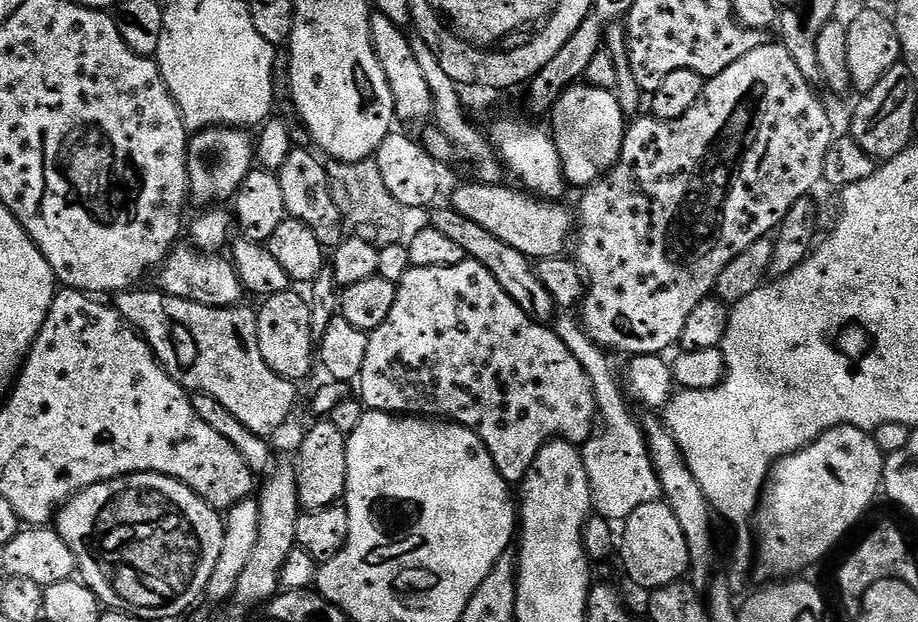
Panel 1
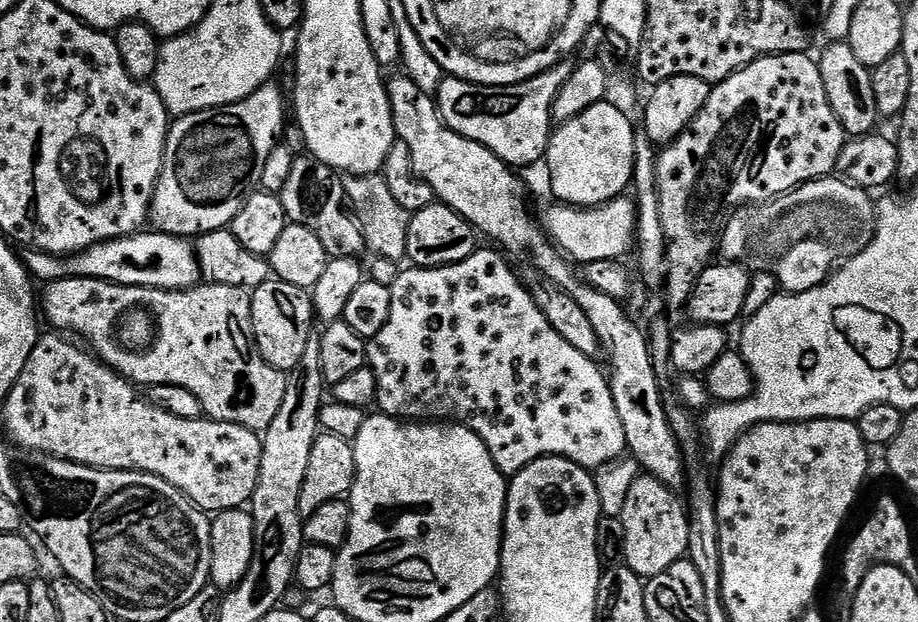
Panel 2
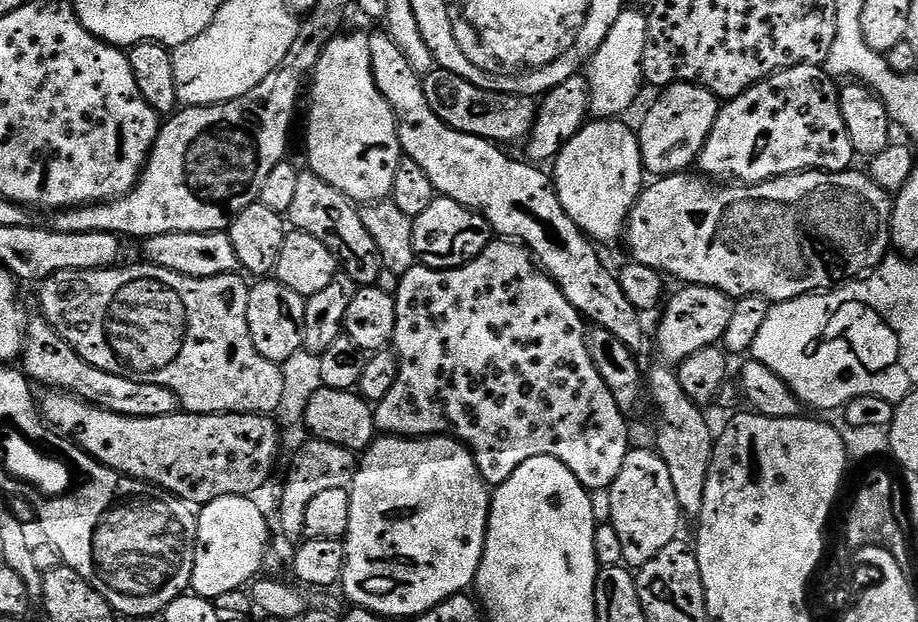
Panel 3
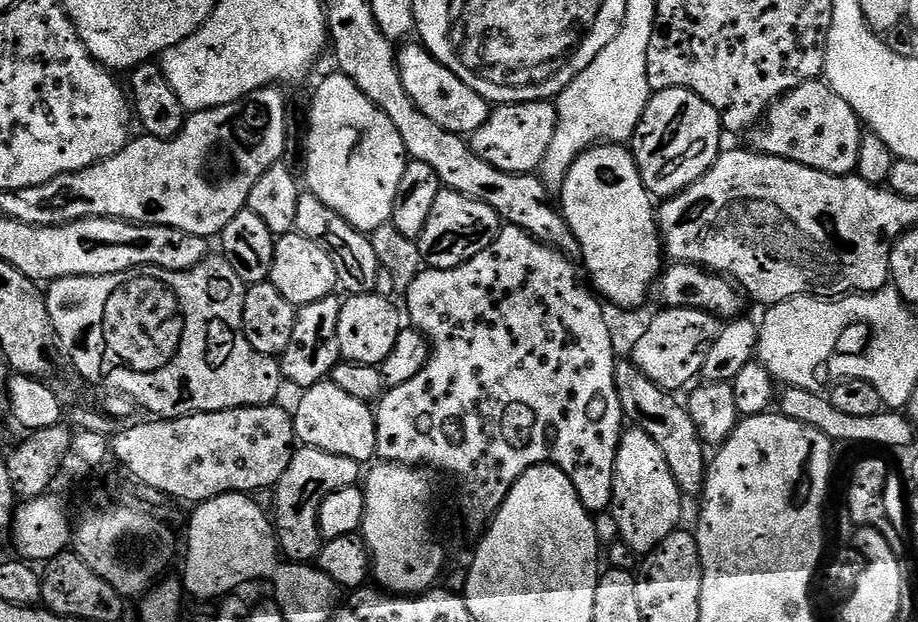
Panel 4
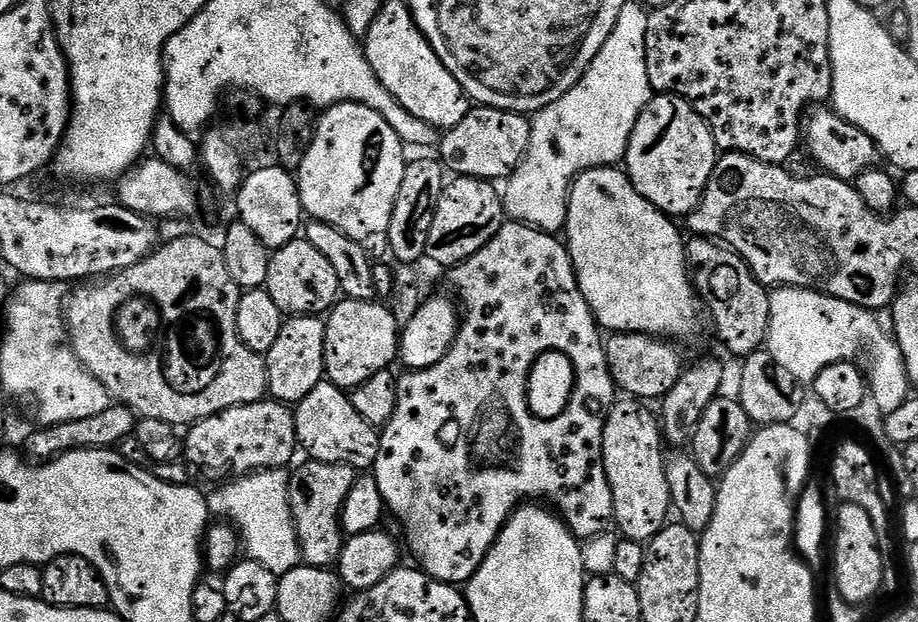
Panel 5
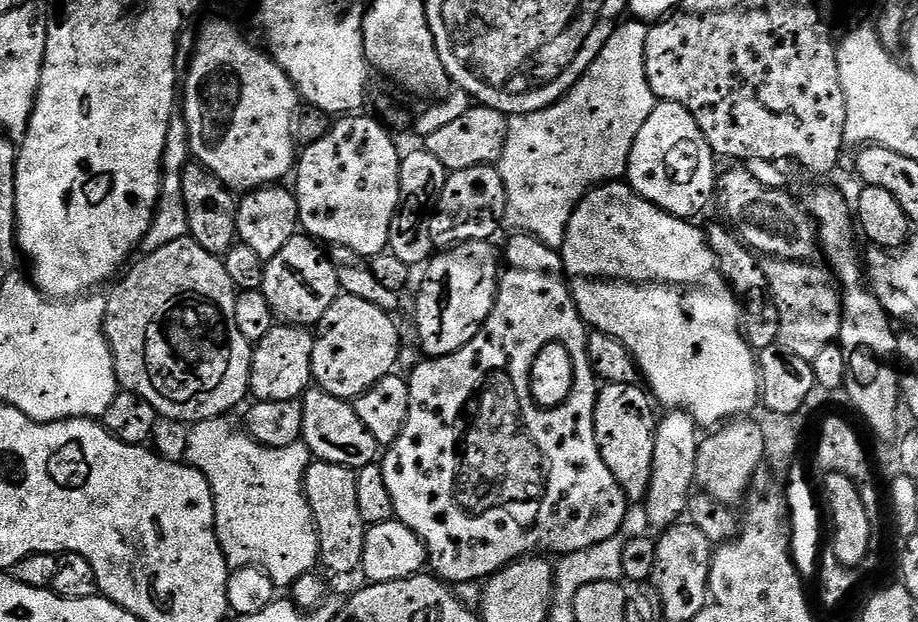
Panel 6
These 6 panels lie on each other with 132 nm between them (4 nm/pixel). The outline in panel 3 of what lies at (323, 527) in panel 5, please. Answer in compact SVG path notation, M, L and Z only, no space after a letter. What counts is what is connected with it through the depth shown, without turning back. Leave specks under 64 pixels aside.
M315 438L309 441L309 444L301 446L300 453L293 458L292 473L289 474L288 481L280 492L280 528L290 539L296 540L295 542L305 539L306 509L310 507L310 501L318 494L322 494L322 490L348 488L356 478L358 467L357 453L349 448Z

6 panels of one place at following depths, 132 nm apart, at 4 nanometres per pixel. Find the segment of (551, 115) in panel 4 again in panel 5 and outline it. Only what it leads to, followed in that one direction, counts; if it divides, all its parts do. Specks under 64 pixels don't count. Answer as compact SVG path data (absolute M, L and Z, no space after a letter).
M483 106L469 107L458 126L440 137L438 159L453 177L469 176L475 180L504 182L524 160L530 146L531 119L519 112L507 112Z

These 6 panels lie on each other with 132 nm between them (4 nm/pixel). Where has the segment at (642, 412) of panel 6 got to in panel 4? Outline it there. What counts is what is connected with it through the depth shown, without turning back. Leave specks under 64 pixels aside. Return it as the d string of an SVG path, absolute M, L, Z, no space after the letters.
M632 426L621 435L618 454L616 455L616 481L612 487L612 507L610 514L614 522L618 522L620 540L630 546L637 554L647 554L664 541L668 535L677 531L680 524L680 503L682 497L678 490L678 482L674 482L674 474L670 474L670 466L666 466L666 458L654 438L646 434L641 428Z

